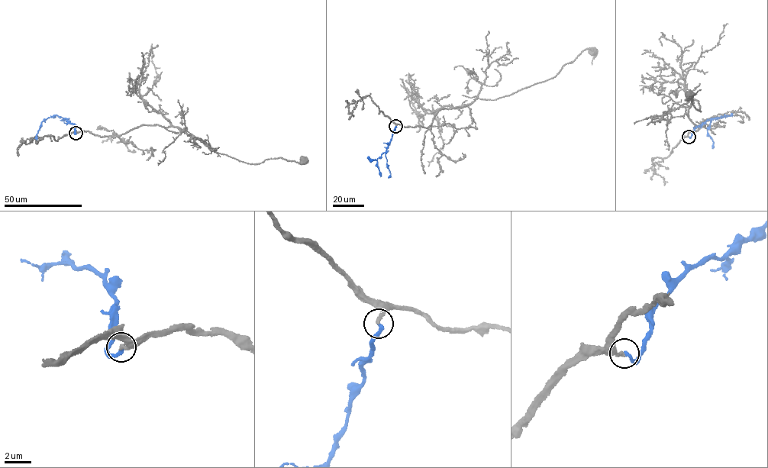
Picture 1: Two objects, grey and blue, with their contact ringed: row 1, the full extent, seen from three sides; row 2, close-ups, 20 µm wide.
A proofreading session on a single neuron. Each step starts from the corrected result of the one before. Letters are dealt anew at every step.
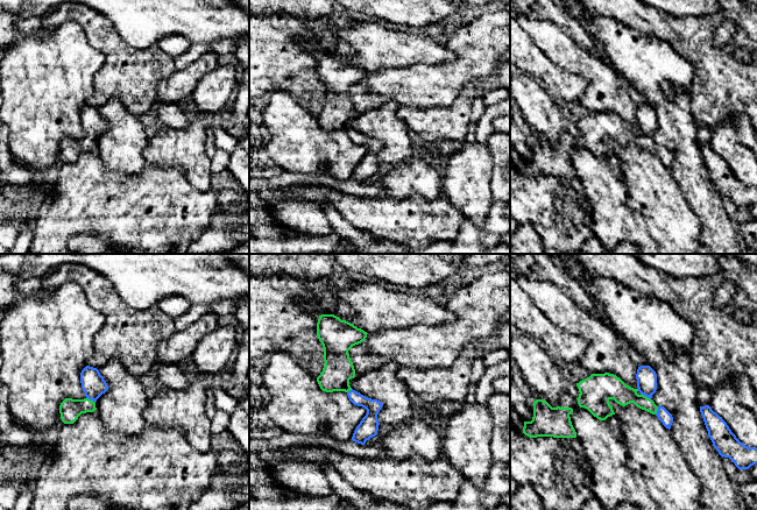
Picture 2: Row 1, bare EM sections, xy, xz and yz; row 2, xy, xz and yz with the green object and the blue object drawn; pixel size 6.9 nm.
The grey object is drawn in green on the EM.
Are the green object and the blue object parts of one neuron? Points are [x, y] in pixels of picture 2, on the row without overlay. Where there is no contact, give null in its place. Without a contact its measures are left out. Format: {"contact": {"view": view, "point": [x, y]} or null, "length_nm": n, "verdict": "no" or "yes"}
{"contact": {"view": "yz", "point": [645, 135]}, "length_nm": 90, "verdict": "yes"}

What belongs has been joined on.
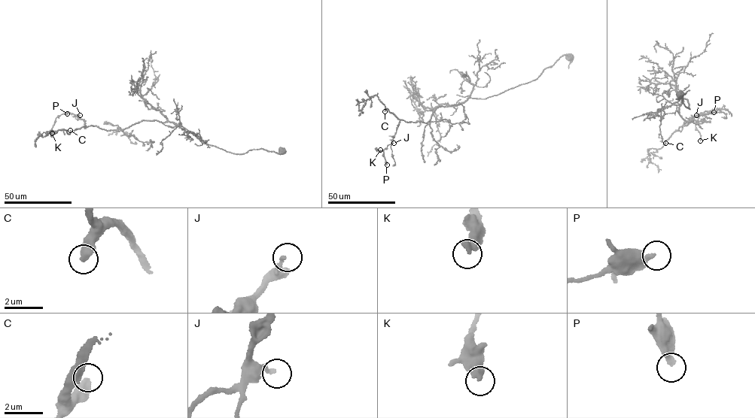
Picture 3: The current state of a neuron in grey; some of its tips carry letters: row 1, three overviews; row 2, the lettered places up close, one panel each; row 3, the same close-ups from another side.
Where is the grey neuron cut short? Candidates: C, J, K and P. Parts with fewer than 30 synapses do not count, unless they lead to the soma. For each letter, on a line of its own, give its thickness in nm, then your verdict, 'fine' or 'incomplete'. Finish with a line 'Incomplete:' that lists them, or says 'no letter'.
C: 440 nm thick; incomplete
J: 180 nm thick; fine
K: 380 nm thick; fine
P: 320 nm thick; fine
Incomplete: C

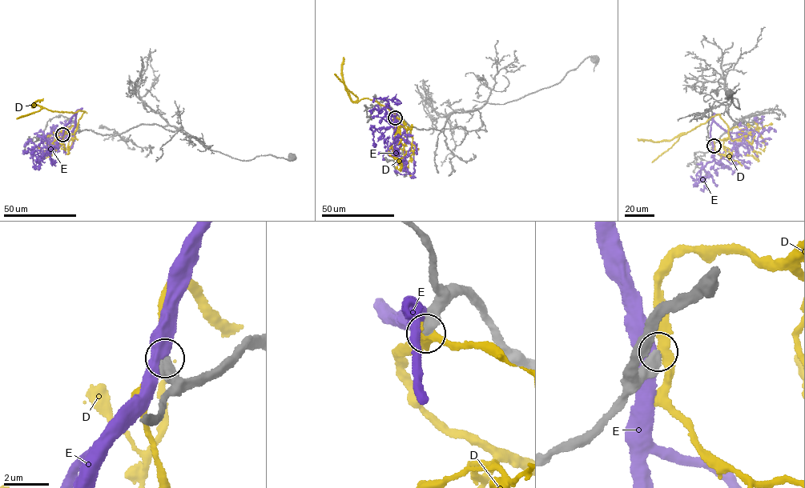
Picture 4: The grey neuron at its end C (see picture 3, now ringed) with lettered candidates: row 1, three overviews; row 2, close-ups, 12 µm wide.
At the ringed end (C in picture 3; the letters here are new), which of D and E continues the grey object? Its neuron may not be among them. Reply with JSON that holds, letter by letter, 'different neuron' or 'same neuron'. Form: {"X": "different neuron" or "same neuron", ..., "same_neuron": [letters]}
{"D": "different neuron", "E": "different neuron", "same_neuron": []}

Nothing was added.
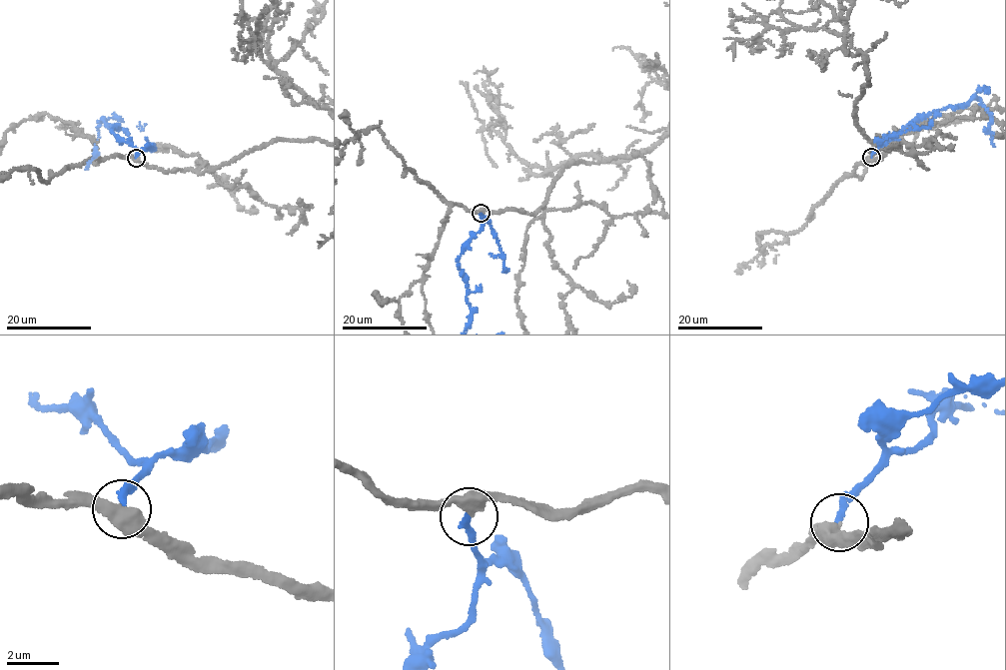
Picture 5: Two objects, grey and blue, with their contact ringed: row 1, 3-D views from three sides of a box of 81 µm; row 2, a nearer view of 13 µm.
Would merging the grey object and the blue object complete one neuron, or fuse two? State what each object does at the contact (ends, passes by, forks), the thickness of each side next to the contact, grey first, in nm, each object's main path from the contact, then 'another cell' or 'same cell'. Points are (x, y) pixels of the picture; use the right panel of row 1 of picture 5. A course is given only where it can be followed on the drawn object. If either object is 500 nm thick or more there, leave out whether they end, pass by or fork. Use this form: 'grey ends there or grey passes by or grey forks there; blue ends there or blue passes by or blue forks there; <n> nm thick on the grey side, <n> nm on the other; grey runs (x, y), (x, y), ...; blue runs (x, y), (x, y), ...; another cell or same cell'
grey passes by; blue ends there; 440 nm thick on the grey side, 260 nm on the other; blue runs (871, 157), (879, 147), (905, 127), (931, 112), (964, 107), (975, 97), (990, 115), (995, 147); same cell

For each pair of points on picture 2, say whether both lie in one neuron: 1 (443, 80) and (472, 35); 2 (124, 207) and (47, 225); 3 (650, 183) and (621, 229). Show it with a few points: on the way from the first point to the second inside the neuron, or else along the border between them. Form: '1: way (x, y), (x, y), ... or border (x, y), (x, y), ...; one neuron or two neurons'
1: way (454, 69), (465, 58), (465, 47); one neuron
2: way (105, 207), (90, 207), (84, 213), (65, 213); one neuron
3: border (625, 183), (627, 205), (642, 215), (648, 233); two neurons

